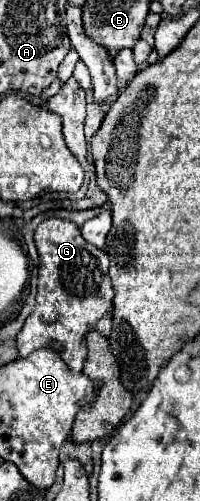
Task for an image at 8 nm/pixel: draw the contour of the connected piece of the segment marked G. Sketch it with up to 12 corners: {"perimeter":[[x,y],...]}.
{"perimeter":[[77,224],[35,230],[37,306],[19,356],[53,348],[81,372],[111,308],[109,256]]}

